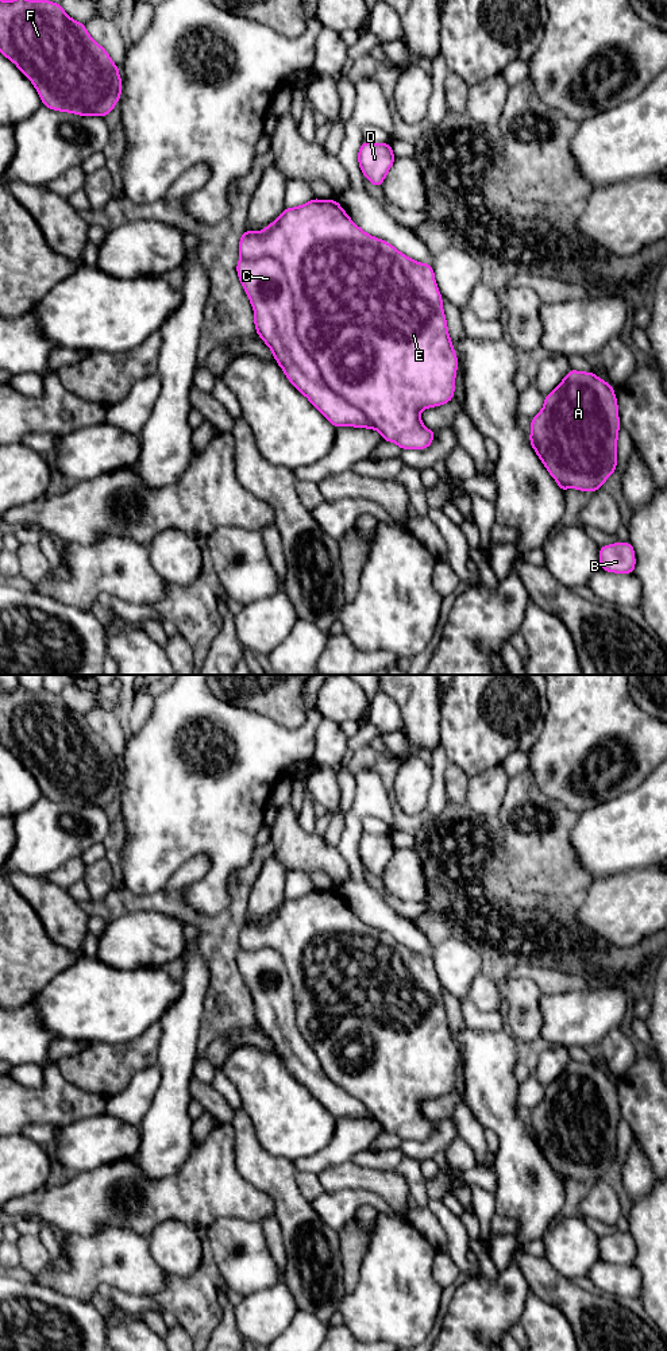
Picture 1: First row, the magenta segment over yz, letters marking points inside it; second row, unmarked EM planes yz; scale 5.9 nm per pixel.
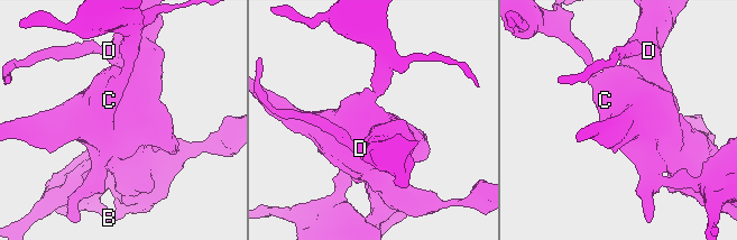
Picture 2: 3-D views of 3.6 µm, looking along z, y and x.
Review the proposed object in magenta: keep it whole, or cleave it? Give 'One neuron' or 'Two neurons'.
Two neurons

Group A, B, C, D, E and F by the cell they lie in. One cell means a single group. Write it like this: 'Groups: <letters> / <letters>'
Groups: A C F / B D E

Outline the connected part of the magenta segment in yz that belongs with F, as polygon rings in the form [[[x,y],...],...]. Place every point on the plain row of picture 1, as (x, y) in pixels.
[[[22,686],[15,691],[0,691],[0,744],[34,775],[42,796],[53,802],[104,808],[113,802],[115,795],[120,791],[123,773],[119,759],[105,740],[88,725],[85,715],[68,707],[61,695],[46,690],[31,692]]]

